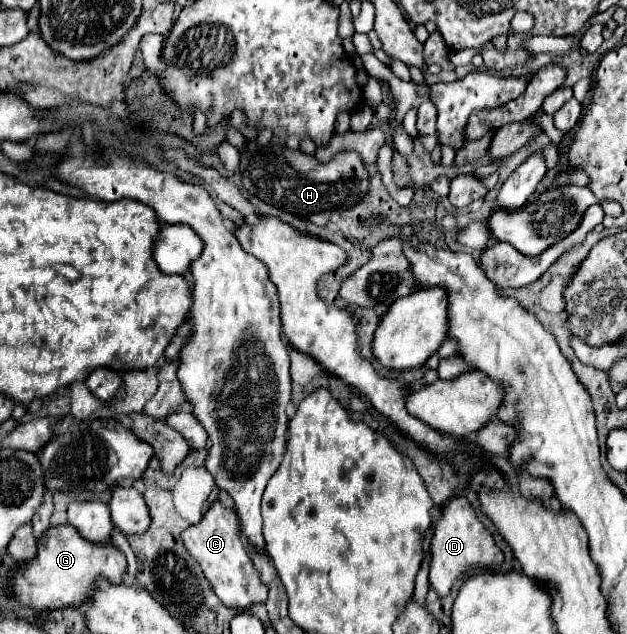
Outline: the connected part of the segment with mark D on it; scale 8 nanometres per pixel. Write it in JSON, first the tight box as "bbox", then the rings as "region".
{"bbox":[429,496,503,598],"region":[[[457,496],[451,498],[443,510],[441,518],[437,520],[433,528],[433,540],[431,540],[431,570],[429,570],[429,584],[431,588],[443,598],[449,594],[453,582],[463,576],[469,568],[475,566],[491,566],[503,562],[503,552],[495,546],[493,536],[489,530],[481,524],[481,520],[475,516],[471,504],[467,498]]]}

